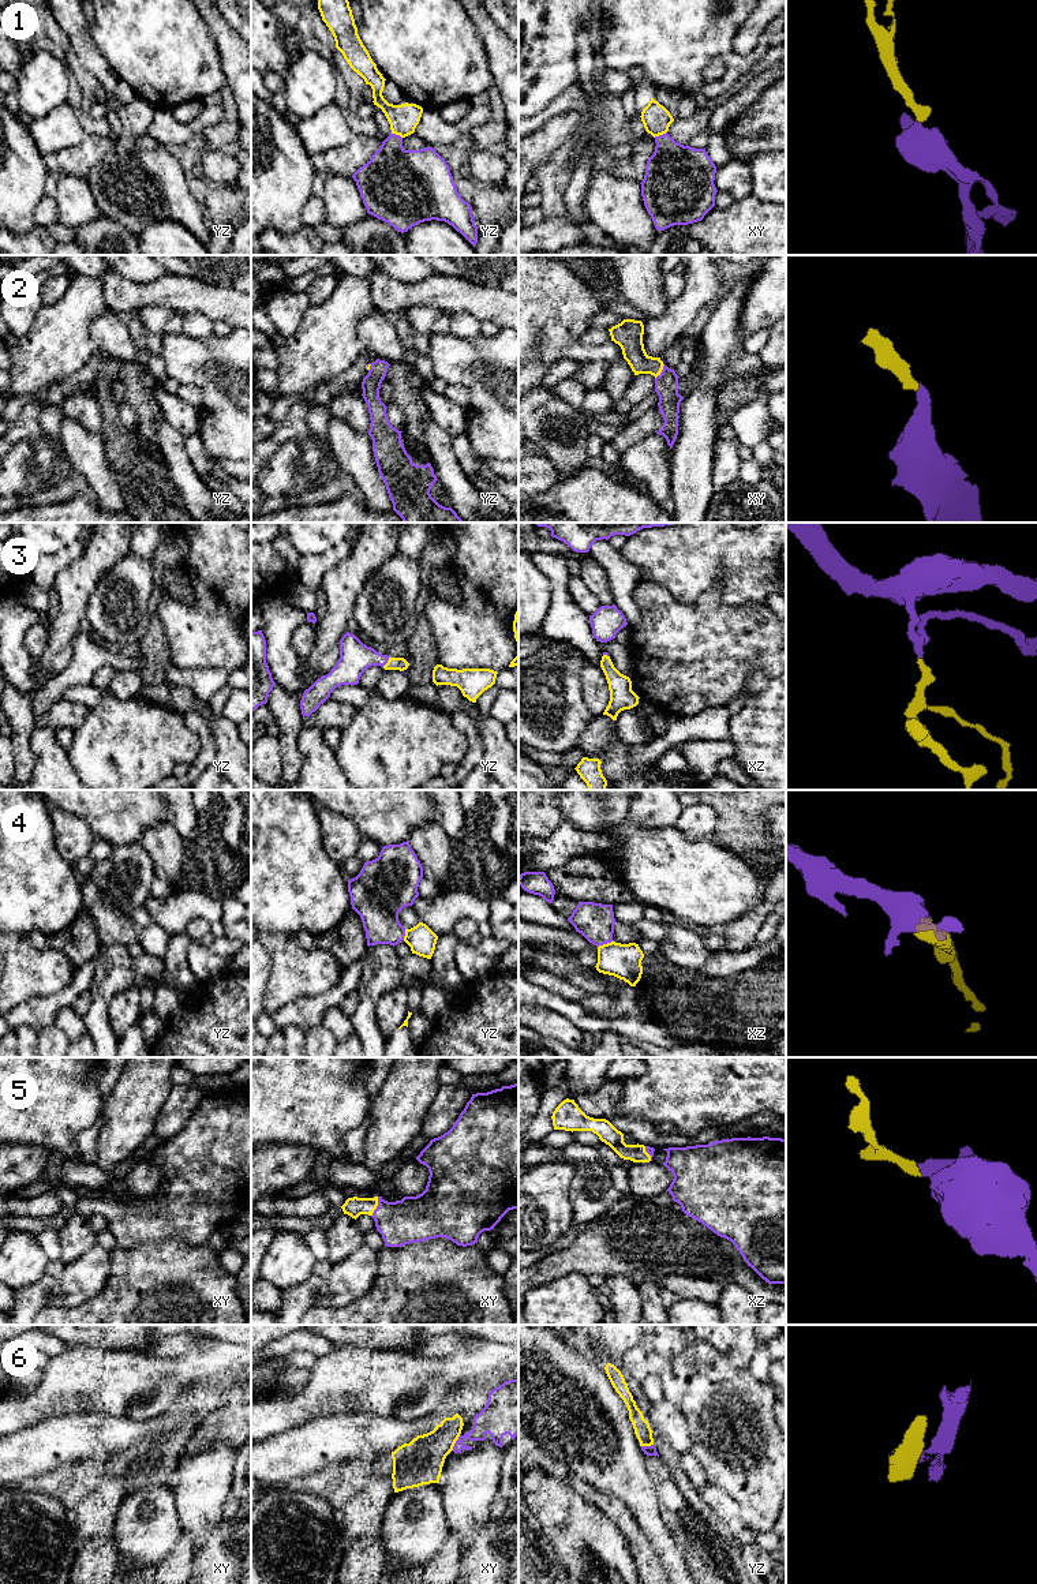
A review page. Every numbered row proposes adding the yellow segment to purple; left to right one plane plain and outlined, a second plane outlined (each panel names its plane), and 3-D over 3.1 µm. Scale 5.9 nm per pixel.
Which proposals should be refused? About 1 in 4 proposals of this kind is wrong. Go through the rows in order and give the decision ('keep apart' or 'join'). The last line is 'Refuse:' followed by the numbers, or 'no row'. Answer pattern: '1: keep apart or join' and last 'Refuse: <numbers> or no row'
1: join
2: join
3: join
4: join
5: join
6: keep apart
Refuse: 6

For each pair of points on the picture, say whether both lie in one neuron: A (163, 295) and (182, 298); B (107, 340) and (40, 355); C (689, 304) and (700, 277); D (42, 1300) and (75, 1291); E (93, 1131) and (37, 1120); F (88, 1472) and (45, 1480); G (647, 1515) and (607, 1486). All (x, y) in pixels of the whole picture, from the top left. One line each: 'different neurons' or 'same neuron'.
A: same neuron
B: different neurons
C: same neuron
D: same neuron
E: different neurons
F: same neuron
G: same neuron

